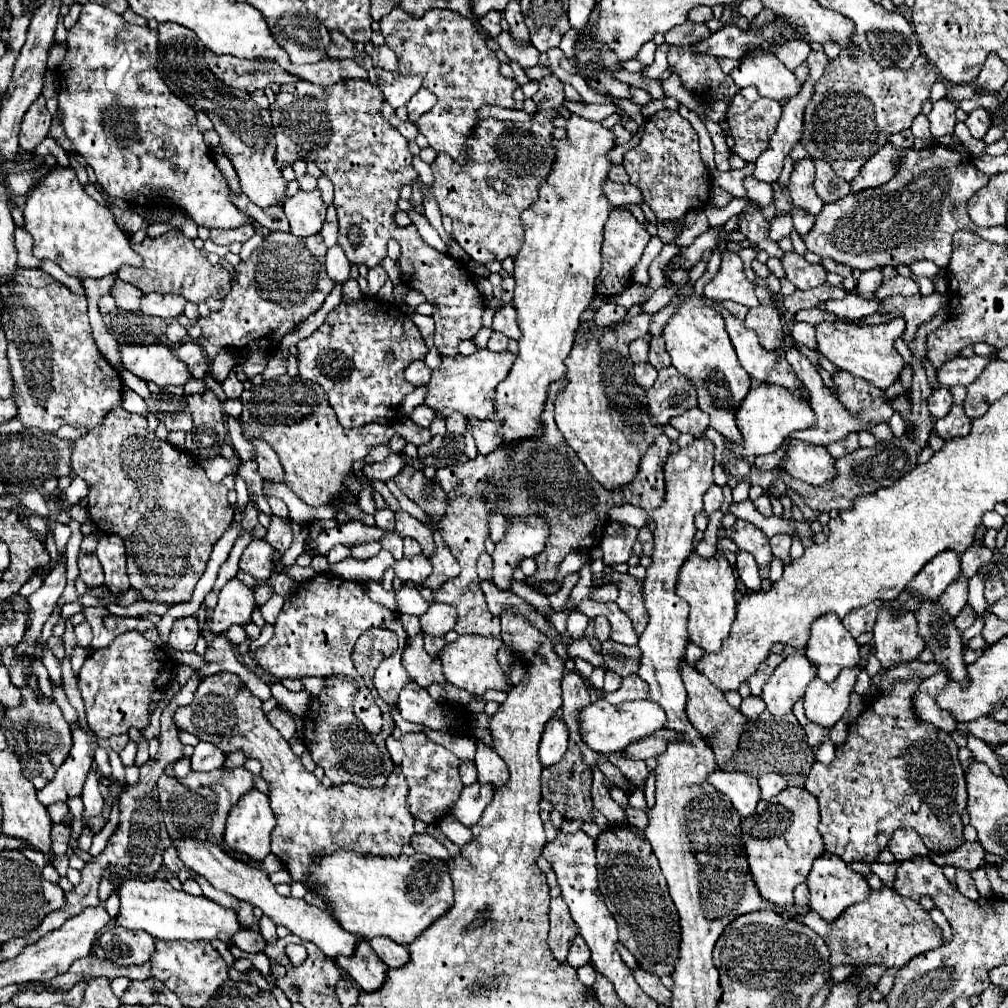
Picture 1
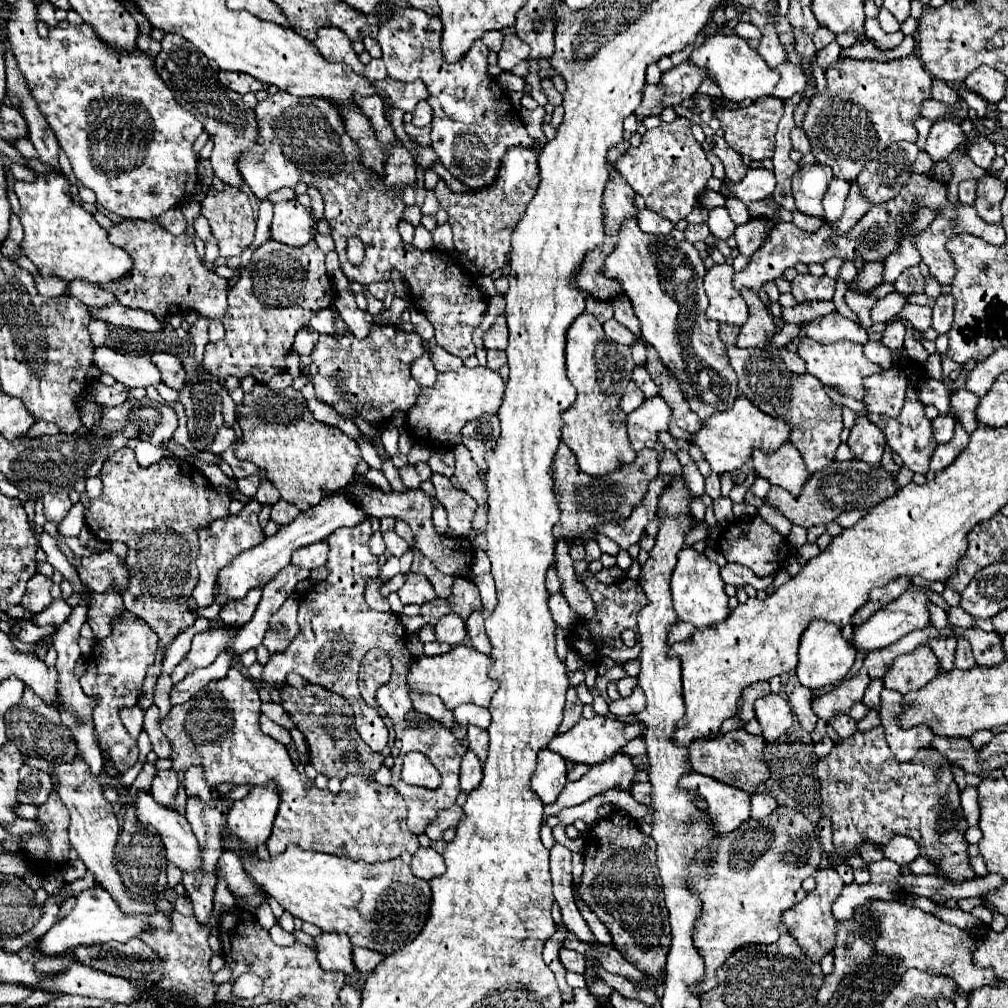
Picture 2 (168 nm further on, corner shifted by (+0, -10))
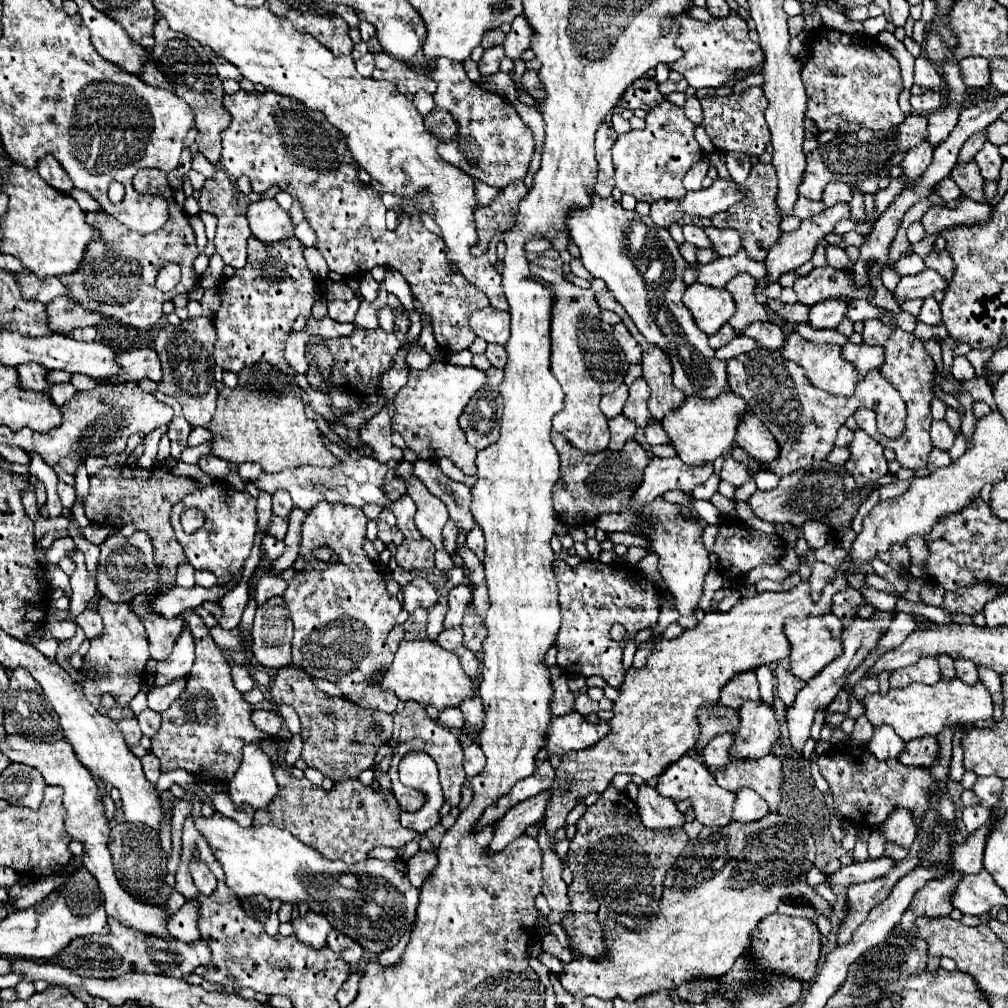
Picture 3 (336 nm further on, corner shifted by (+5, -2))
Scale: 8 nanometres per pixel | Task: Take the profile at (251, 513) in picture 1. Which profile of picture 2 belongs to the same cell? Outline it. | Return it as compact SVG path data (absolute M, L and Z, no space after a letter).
M251 498L249 504L239 514L229 514L225 518L219 518L217 522L205 526L199 530L199 554L197 554L197 568L199 568L199 586L193 590L193 598L197 600L213 600L213 588L217 584L217 574L227 562L231 562L237 554L257 546L263 542L263 532L257 522L257 516L261 512L261 504Z

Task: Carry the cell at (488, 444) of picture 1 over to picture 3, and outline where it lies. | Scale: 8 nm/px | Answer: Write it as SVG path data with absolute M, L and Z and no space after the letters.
M488 368L488 382L496 386L484 386L482 394L472 398L460 416L460 428L466 432L466 440L476 450L482 450L498 440L498 422L502 416L502 402L498 394L498 382L502 380L502 370Z

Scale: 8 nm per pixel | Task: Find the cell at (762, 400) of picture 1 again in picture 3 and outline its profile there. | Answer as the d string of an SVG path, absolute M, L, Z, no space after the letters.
M732 390L722 392L718 398L708 400L708 398L698 398L698 396L688 396L684 400L684 406L676 410L676 414L668 414L664 418L662 428L670 436L670 444L678 450L678 456L684 464L700 466L714 462L718 456L730 456L736 428L742 416L750 414L748 404L744 398Z

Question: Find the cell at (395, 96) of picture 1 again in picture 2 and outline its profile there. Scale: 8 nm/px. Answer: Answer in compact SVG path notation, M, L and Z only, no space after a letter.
M385 78L385 80L375 82L375 86L387 92L389 104L393 108L401 108L405 112L413 112L417 102L425 100L429 96L427 86L421 80L407 84L407 82L399 82L399 80L393 80L393 78Z

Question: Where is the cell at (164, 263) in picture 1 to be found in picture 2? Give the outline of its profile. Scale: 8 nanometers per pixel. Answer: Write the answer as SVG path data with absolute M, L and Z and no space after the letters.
M121 222L111 226L107 234L113 246L123 248L133 258L133 268L125 278L99 284L113 292L117 302L127 308L151 312L157 318L183 312L197 312L207 320L223 318L227 308L227 282L201 264L193 238L187 234L173 236L157 222Z

